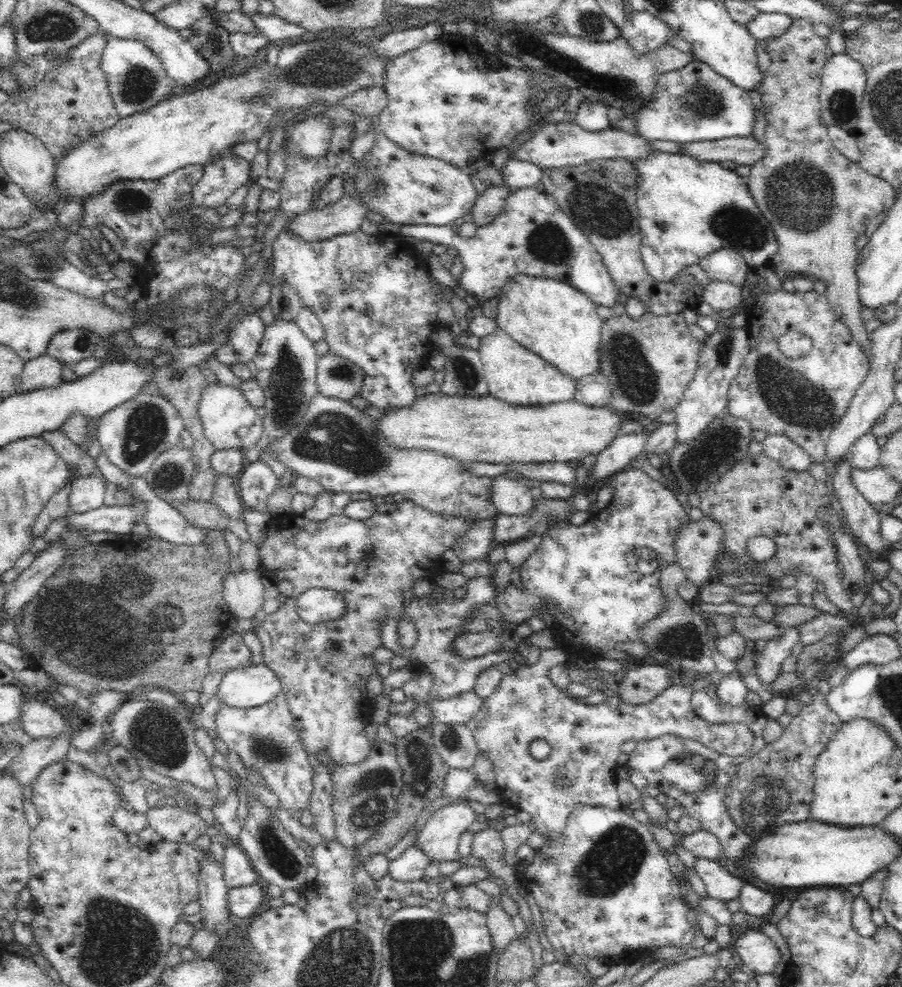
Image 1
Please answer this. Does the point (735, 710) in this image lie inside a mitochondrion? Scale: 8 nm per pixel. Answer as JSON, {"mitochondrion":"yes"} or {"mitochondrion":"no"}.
{"mitochondrion":"no"}

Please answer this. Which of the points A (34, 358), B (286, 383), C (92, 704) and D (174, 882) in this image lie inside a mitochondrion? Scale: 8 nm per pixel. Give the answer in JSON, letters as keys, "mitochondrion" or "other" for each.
{"A":"other","B":"mitochondrion","C":"other","D":"other"}

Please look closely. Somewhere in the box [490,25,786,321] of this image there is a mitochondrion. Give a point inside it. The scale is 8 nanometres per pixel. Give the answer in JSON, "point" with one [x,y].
{"point":[626,89]}

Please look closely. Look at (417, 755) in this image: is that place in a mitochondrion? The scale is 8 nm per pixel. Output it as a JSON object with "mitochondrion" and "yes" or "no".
{"mitochondrion":"yes"}

